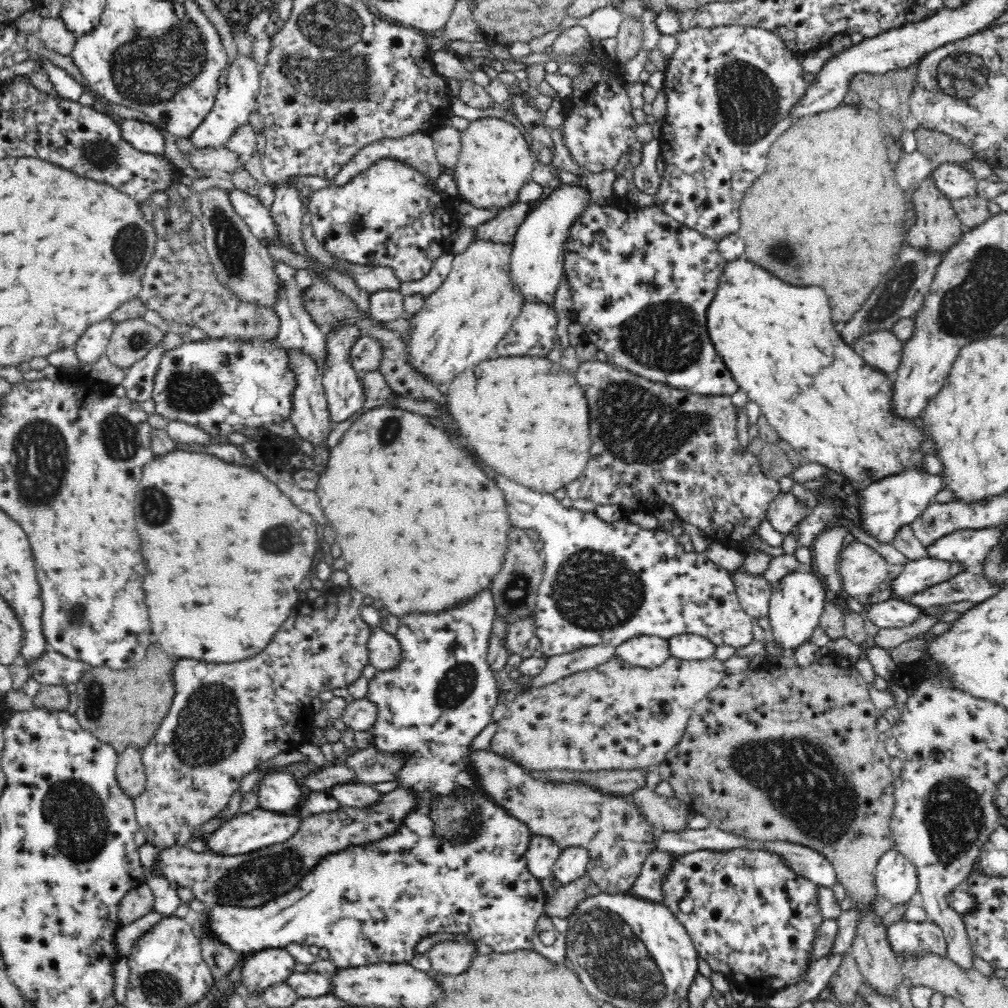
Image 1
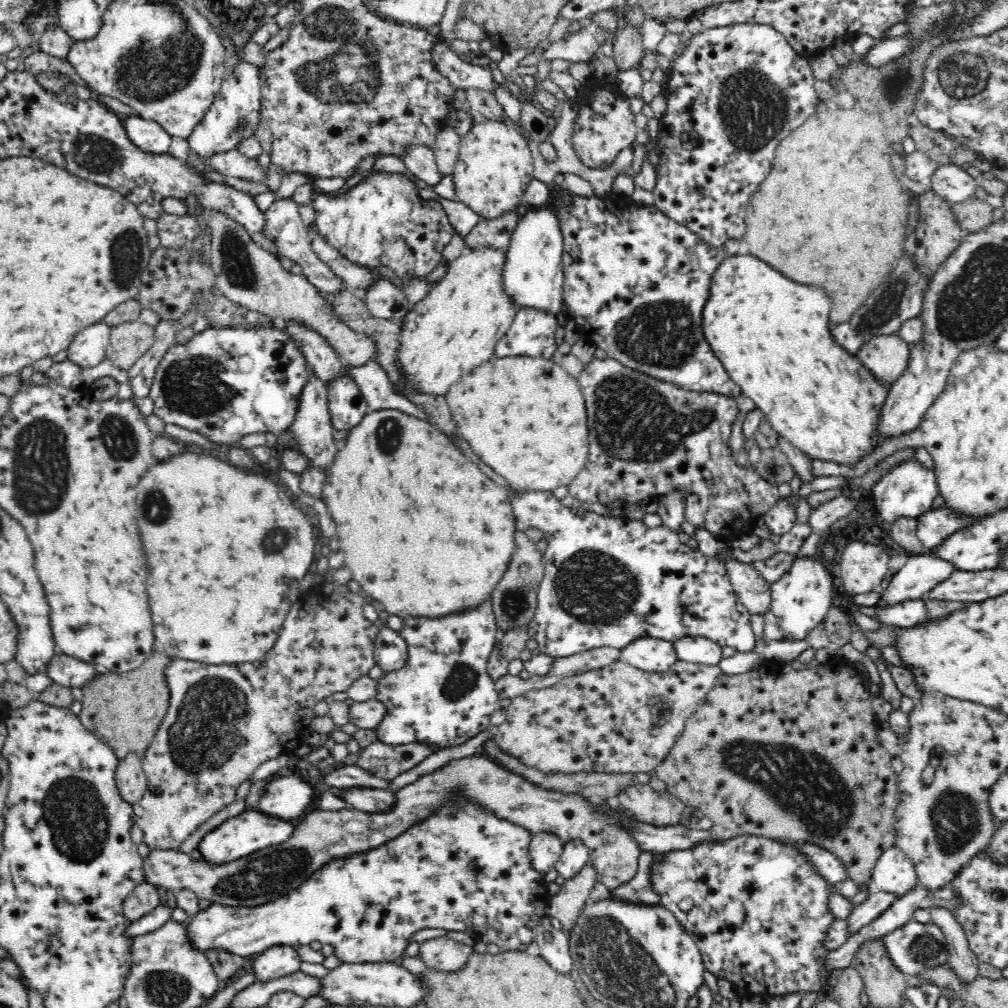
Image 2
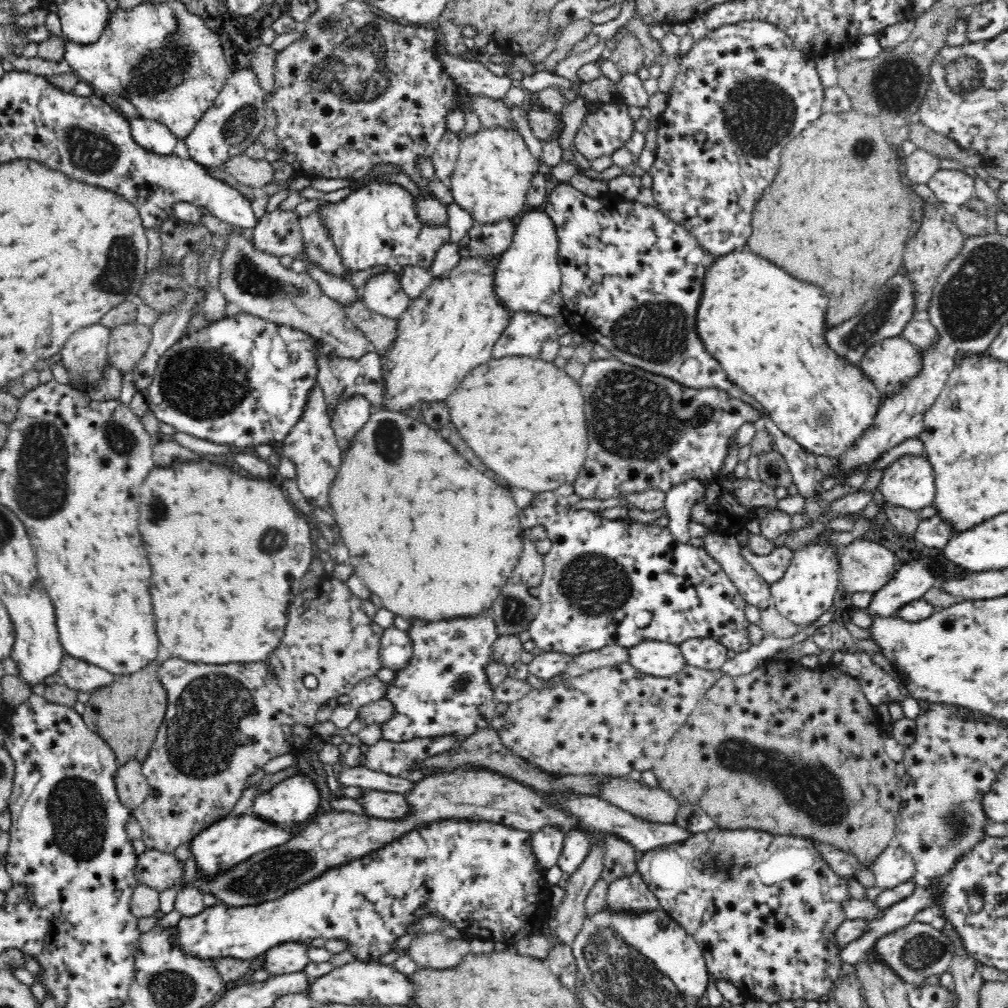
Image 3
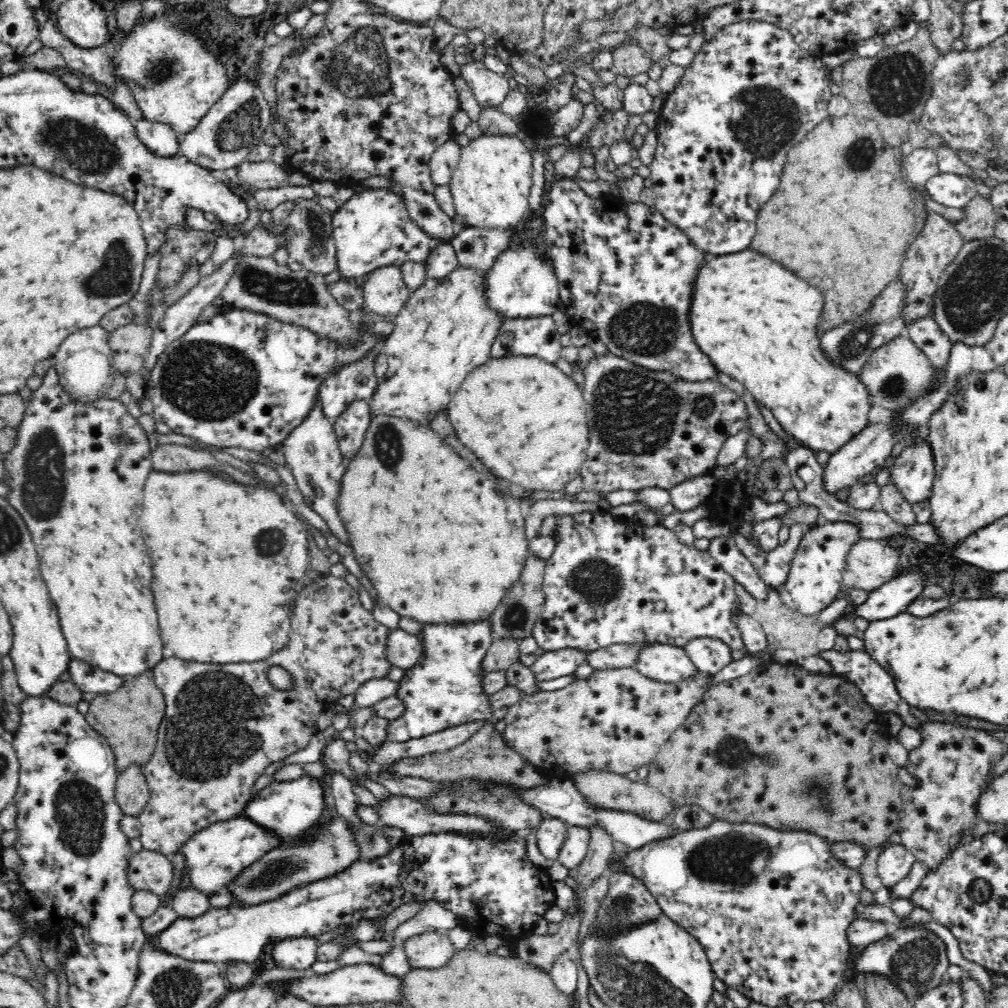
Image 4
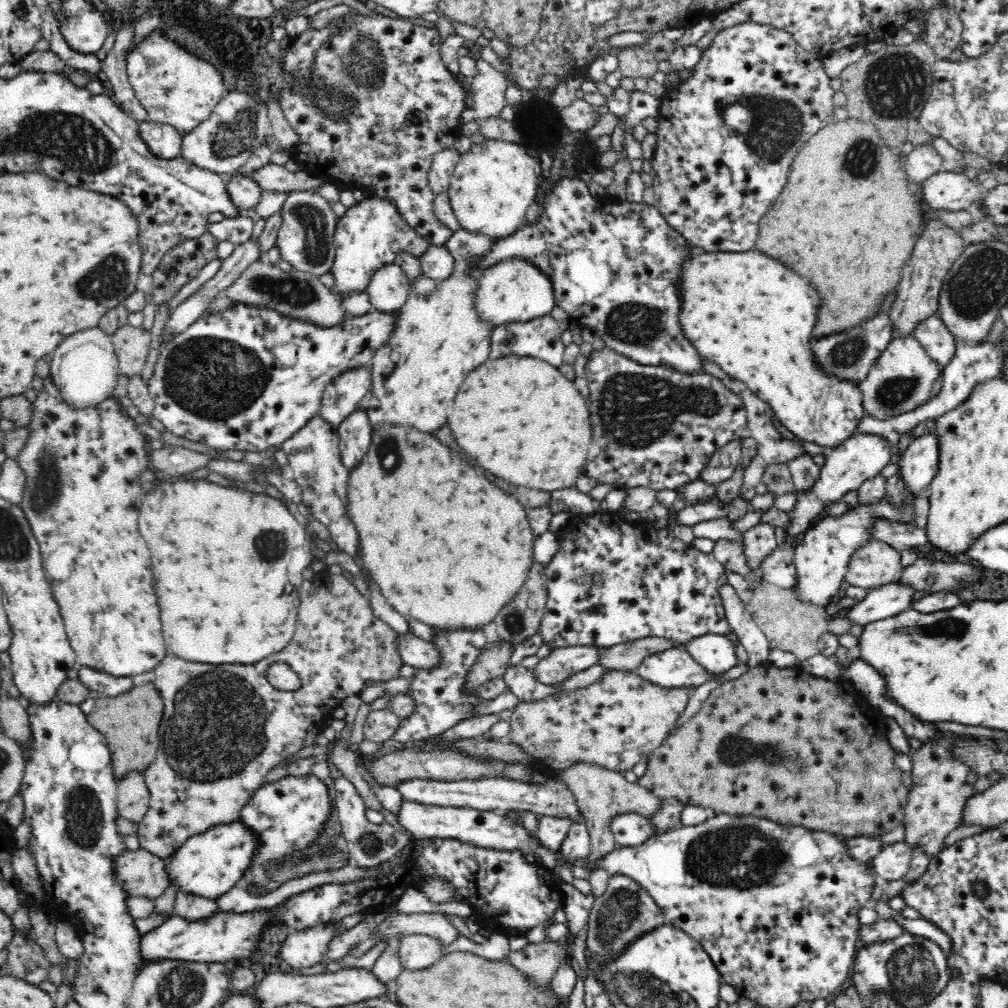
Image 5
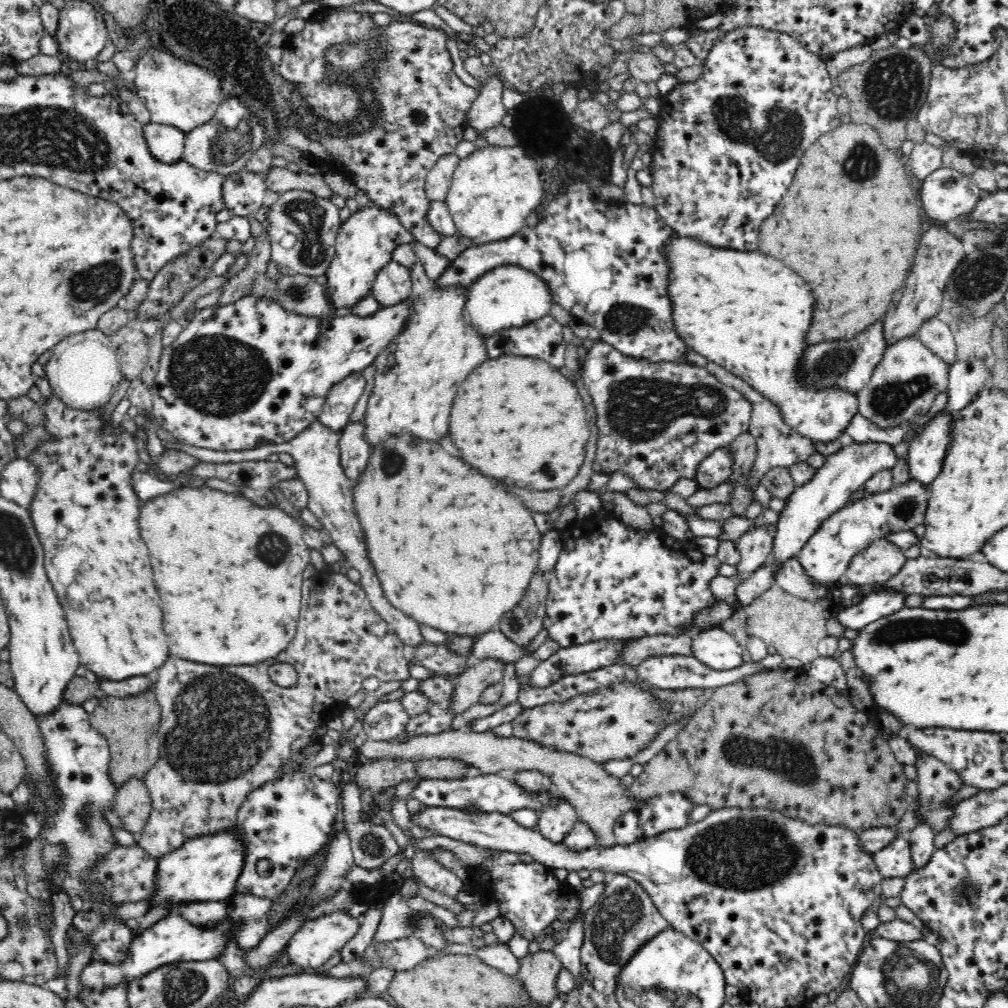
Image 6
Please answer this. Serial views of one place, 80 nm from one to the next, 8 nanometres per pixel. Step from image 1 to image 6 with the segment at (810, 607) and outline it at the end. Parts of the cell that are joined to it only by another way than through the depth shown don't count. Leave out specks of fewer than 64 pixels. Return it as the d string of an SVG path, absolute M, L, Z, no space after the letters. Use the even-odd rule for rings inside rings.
M910 479L889 491L864 496L849 503L830 518L826 518L820 528L806 540L806 544L796 556L798 563L810 577L812 585L824 585L831 590L842 579L842 574L845 574L852 558L874 540L884 539L886 532L912 530L914 526L924 523L927 502L926 485Z

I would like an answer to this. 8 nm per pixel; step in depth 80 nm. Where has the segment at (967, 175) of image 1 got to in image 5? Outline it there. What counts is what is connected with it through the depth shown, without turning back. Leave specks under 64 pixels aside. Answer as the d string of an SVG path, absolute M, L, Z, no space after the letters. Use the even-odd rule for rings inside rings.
M944 170L929 176L922 184L923 197L927 207L936 210L967 210L971 204L983 197L983 190L975 179L970 179L965 173L946 172Z

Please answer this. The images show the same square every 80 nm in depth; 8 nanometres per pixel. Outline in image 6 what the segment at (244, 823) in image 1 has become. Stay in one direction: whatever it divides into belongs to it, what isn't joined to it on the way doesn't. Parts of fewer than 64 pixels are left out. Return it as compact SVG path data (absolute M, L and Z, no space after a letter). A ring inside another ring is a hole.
M225 829L215 834L194 836L182 846L158 859L158 894L149 902L156 906L168 902L170 906L192 902L224 902L235 892L238 877L245 863L245 844L237 837L238 831Z

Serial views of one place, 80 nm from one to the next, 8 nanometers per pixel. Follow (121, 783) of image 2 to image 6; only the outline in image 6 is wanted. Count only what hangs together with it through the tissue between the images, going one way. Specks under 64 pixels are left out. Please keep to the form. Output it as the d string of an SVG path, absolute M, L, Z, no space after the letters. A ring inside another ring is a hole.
M131 777L117 790L113 808L125 830L135 835L143 832L152 811L151 797L142 779Z

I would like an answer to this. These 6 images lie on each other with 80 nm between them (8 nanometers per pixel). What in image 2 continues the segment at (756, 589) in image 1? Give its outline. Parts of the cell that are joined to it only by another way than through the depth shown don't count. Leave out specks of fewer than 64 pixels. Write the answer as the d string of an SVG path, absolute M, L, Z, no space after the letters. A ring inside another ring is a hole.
M727 561L725 565L731 585L748 612L764 616L770 611L771 584L755 567L737 561Z

